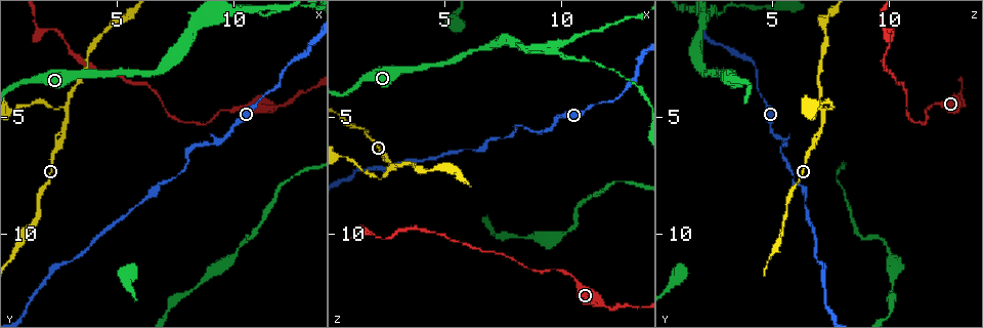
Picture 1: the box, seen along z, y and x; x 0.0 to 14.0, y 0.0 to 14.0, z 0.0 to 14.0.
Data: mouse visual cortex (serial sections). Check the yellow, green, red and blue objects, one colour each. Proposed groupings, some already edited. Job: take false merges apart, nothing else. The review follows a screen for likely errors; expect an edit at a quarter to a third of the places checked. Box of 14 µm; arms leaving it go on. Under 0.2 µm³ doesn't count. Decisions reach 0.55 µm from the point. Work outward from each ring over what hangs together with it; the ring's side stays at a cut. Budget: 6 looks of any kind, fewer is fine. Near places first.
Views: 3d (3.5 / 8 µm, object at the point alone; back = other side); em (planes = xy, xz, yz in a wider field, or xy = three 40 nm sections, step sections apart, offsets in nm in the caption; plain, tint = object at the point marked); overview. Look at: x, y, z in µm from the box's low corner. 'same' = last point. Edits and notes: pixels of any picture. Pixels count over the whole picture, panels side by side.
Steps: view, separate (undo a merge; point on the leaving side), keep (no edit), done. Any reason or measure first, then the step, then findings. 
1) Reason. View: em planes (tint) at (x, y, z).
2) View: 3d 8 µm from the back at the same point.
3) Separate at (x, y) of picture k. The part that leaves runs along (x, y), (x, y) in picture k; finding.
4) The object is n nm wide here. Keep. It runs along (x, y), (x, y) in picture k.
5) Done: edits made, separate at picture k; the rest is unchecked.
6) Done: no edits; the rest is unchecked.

Abrupt turn. View: 3d 3.5 µm at (8.1, 6.5, 5.5).

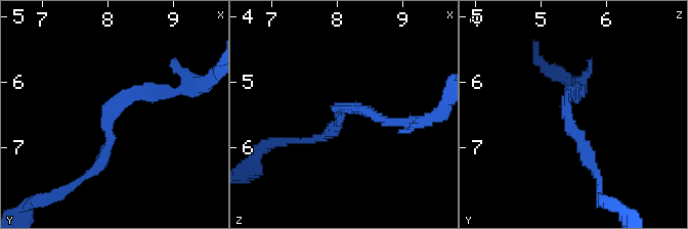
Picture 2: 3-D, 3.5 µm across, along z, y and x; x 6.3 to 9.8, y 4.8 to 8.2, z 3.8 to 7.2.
Keep. It runs along (170, 92), (120, 101), (94, 171) in picture 2; all the same cell.

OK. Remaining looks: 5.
Sharp bend. View: 3d 8 µm from the back at (2.7, 4.7, 7.1).

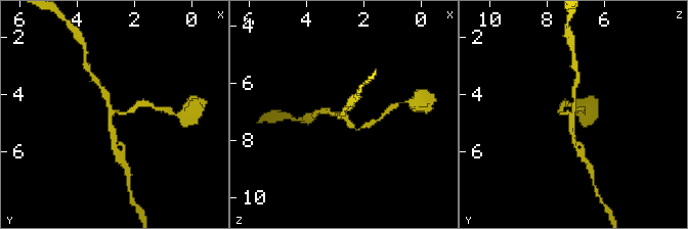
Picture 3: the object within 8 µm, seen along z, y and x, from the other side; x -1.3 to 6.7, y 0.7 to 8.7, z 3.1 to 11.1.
View: 3d 3.5 µm at (2.8, 4.6, 7.2).

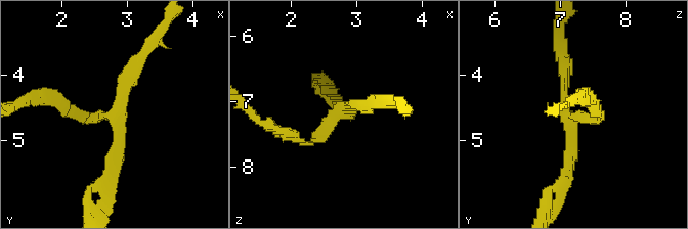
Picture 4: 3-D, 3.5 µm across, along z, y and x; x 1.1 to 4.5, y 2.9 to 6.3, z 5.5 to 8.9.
3 arms meet here; the arms are 100, 150, 200 nm wide. View: em xy step 5 (tint) at (2.80, 4.65, 7.10).

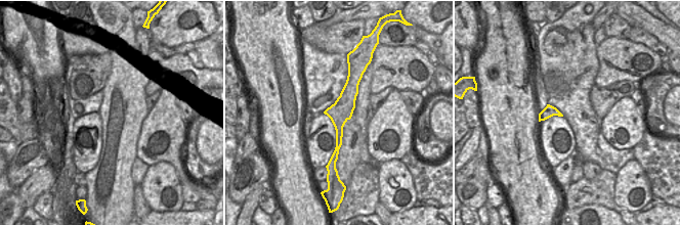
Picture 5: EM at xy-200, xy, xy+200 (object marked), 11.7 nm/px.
Keep. It runs along (112, 179), (118, 97), (140, 56) in picture 4; one cell here.

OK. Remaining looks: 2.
Sharp bend. View: 3d 3.5 µm from the back at (2.4, 1.2, 10.3).

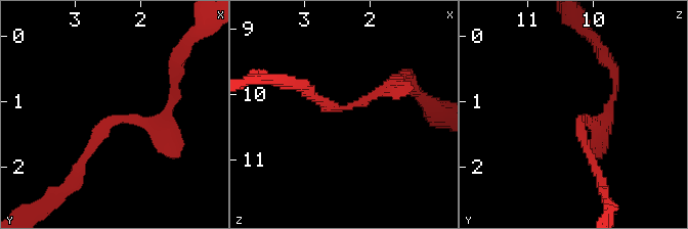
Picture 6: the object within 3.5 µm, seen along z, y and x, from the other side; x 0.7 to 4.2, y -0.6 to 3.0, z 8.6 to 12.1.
The arms are 150, 150 nm wide; shape alone is not enough. View: em xy step 2 (tint) at (2.45, 1.30, 10.20).

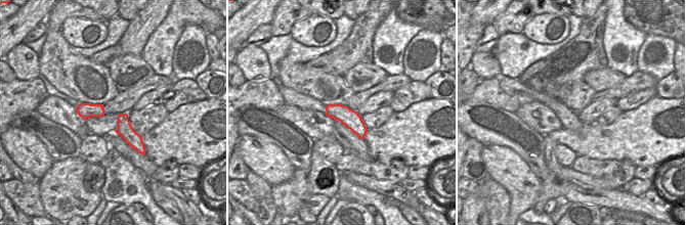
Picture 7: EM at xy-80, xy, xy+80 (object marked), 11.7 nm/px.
Keep. It runs along (75, 172), (106, 122), (169, 116) in picture 6; all the same cell.

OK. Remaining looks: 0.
Done: no edits; the rest is unchecked.

